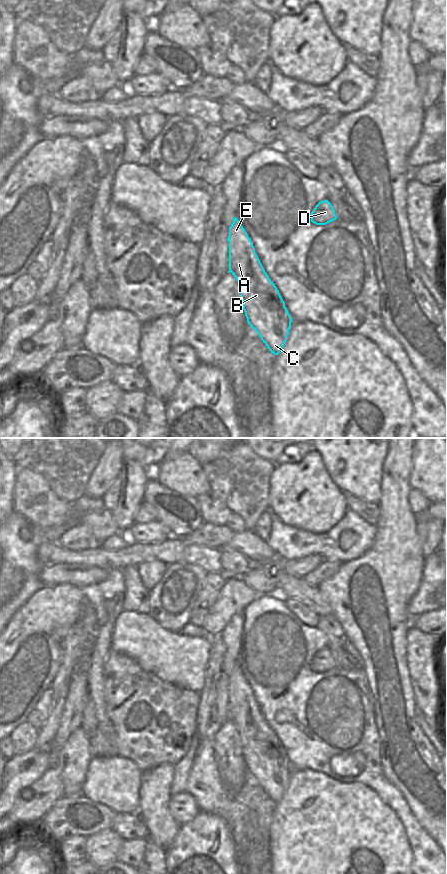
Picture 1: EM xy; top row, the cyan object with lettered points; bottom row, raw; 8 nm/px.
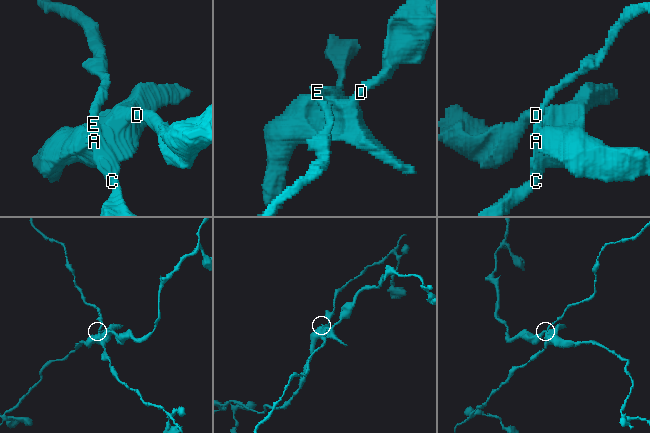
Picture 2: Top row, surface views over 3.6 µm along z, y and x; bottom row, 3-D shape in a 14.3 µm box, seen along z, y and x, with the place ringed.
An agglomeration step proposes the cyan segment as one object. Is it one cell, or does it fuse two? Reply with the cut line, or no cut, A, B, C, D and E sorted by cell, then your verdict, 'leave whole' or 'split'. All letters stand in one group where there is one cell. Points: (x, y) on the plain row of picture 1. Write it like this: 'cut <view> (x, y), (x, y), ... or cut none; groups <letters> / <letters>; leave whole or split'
cut xy (283, 749), (282, 755); groups A B C E / D; split

